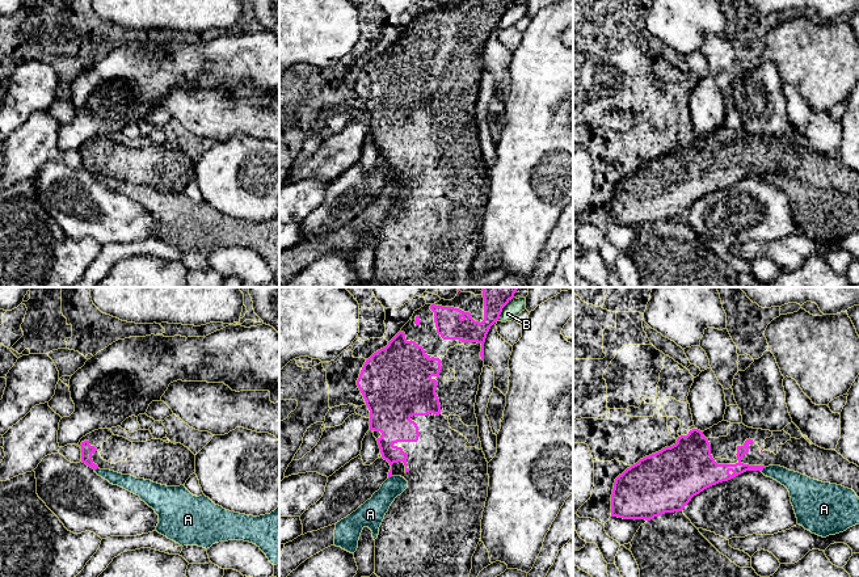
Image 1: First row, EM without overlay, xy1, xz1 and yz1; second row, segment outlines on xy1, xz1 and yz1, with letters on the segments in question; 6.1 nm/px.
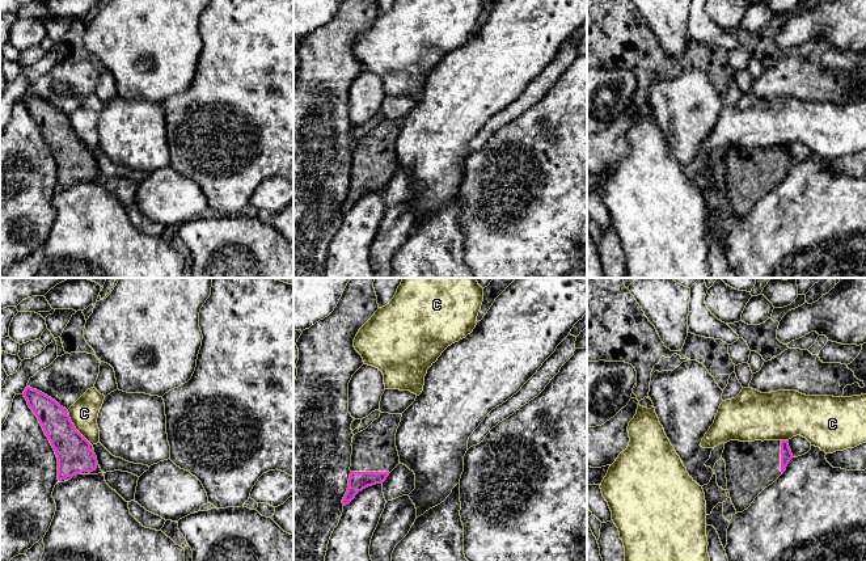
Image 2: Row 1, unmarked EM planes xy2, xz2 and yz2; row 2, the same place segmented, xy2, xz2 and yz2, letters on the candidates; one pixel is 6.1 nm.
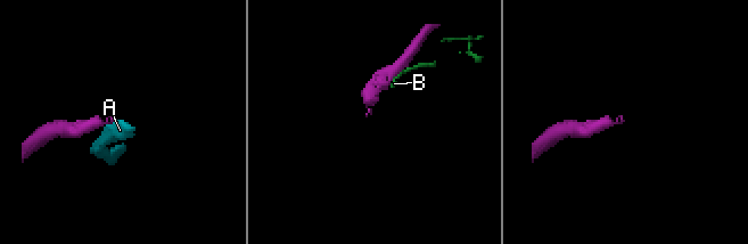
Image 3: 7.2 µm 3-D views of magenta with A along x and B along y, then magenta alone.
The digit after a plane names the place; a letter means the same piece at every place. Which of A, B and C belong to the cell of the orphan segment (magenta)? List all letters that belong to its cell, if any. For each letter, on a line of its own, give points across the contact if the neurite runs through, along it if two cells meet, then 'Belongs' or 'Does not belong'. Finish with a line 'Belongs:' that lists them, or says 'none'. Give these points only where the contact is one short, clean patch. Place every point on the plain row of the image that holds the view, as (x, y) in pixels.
A: Boundary: yz1 (766, 173), (761, 177). Does not belong
B: Does not belong
C: Boundary: xy2 (68, 122), (74, 133), (91, 150). Does not belong
Belongs: none

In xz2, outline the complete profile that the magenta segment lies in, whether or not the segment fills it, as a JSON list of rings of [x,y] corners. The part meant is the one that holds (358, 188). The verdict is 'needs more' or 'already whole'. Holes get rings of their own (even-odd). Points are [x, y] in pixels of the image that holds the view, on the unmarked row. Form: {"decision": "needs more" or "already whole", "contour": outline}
{"decision": "needs more", "contour": [[[380,119],[366,136],[352,143],[351,180],[343,212],[363,195],[384,189],[400,170],[396,139],[401,123],[402,121]]]}

